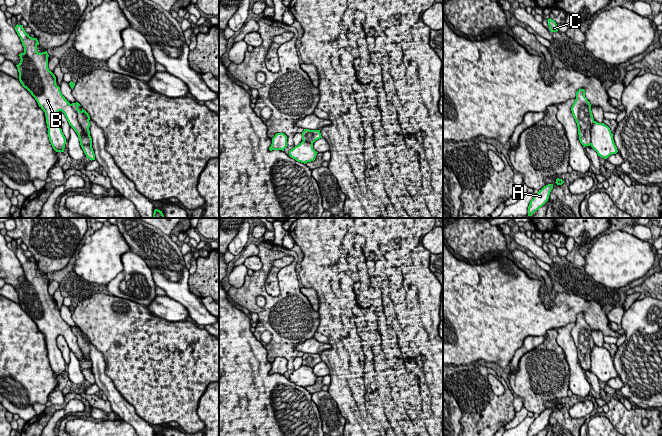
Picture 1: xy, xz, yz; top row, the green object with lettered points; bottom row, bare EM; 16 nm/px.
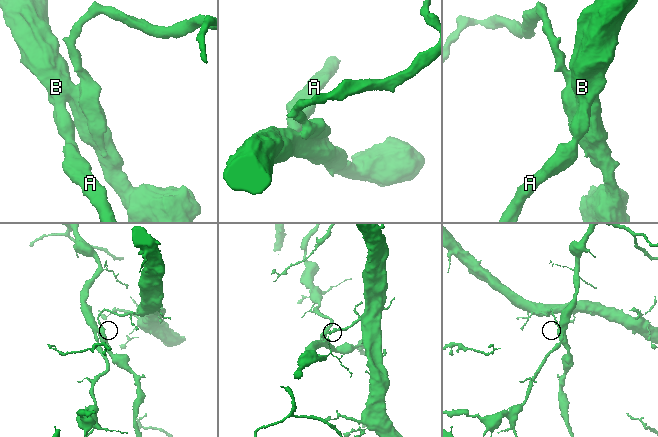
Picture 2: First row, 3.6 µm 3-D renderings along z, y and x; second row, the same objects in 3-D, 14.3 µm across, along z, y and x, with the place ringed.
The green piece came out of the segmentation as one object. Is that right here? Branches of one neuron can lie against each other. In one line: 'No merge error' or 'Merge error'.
Merge error

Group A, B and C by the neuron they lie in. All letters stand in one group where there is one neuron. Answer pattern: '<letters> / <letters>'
A B / C

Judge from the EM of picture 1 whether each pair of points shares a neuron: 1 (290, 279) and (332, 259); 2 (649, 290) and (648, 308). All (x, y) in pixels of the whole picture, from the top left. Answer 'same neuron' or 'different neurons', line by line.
1: different neurons
2: different neurons

